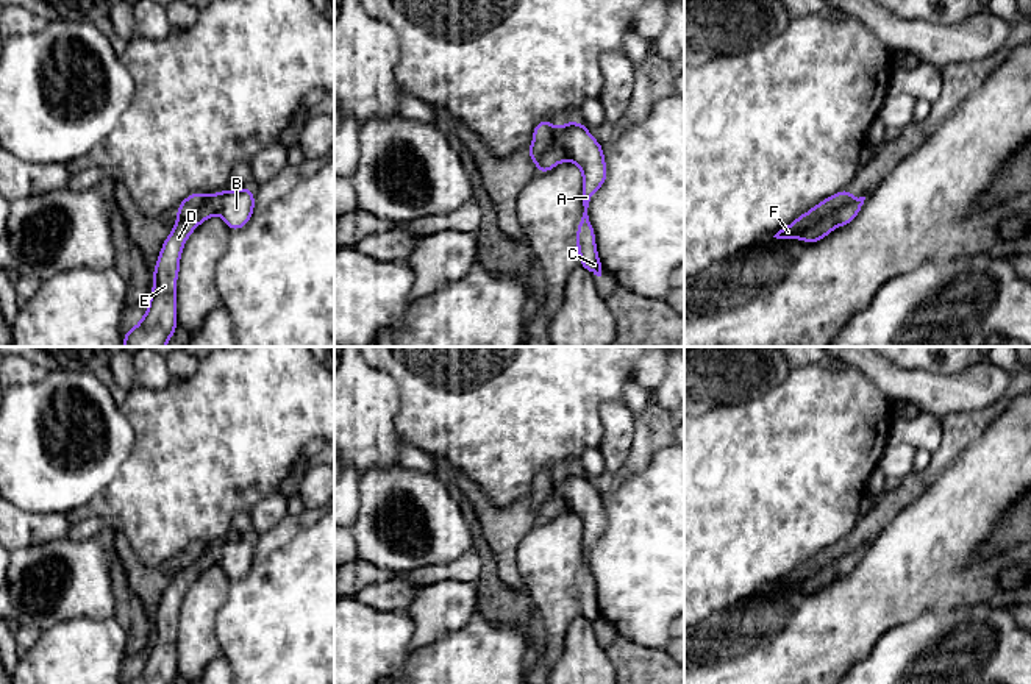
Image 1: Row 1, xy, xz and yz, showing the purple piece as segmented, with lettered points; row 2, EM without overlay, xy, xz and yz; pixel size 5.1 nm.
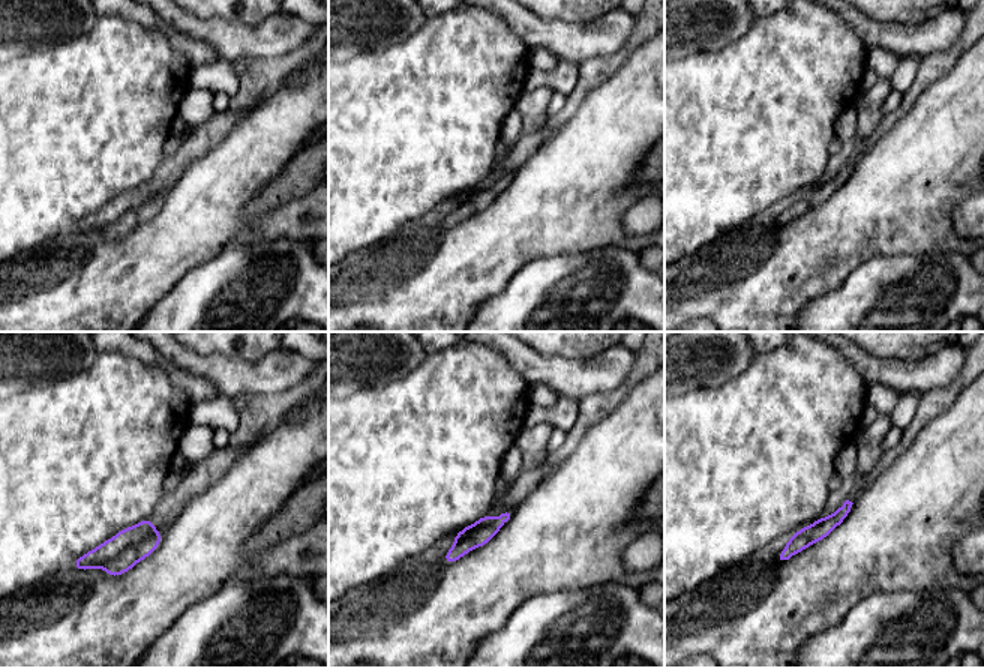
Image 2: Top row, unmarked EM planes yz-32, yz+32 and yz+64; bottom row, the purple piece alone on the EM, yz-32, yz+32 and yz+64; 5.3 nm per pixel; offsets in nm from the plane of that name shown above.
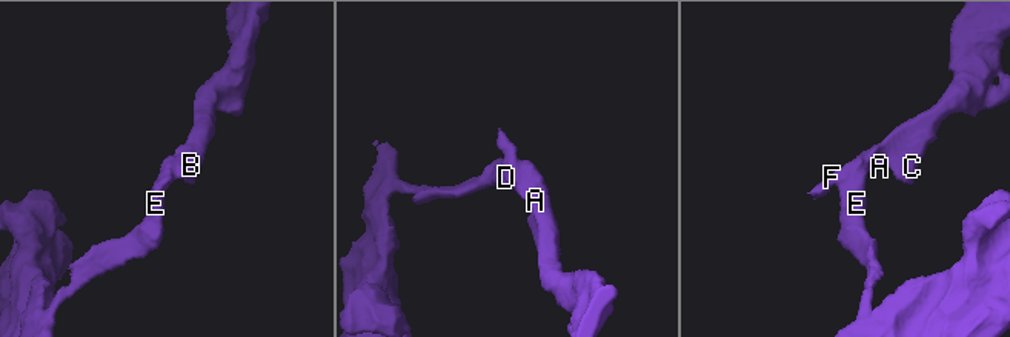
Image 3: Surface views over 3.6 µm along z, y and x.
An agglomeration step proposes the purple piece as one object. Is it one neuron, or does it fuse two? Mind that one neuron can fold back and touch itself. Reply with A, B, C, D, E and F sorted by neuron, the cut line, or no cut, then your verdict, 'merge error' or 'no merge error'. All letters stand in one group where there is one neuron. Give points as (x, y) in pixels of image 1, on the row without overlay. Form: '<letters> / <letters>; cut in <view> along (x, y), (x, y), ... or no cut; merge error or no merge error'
A B C D E / F; cut in yz along (856, 548), (822, 567), (800, 587); merge error

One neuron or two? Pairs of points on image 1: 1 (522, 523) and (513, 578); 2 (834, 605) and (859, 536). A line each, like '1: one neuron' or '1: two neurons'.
1: one neuron
2: two neurons

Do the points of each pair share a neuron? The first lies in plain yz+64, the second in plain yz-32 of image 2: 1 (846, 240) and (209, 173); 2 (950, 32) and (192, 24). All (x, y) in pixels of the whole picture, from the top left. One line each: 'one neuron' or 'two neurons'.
1: one neuron
2: one neuron

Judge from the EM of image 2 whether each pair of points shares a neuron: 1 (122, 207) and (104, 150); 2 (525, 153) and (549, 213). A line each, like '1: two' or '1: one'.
1: two
2: two

